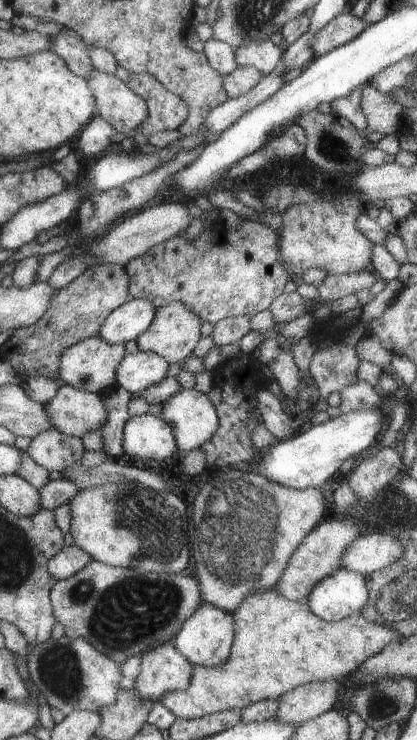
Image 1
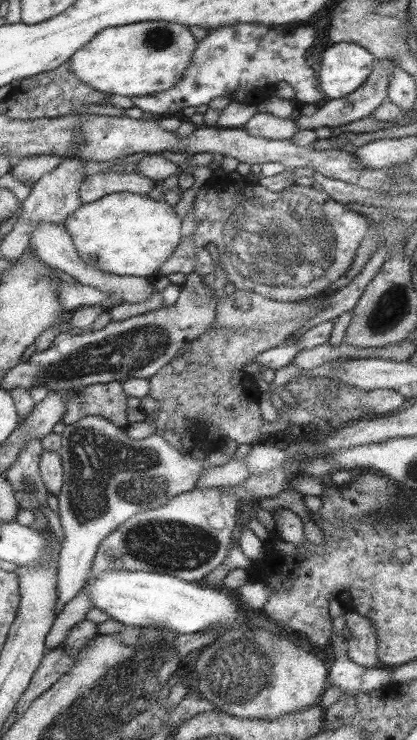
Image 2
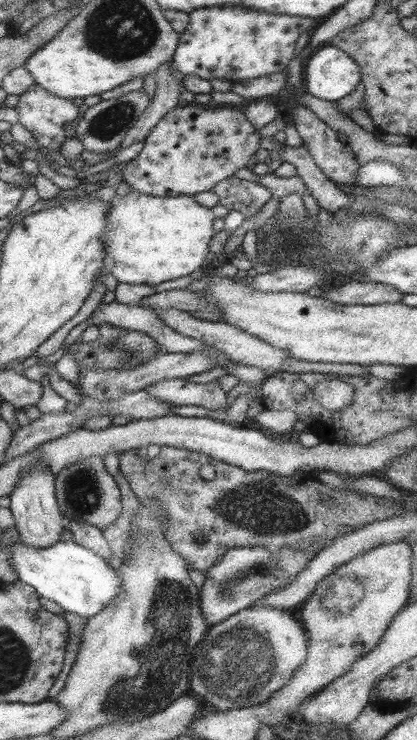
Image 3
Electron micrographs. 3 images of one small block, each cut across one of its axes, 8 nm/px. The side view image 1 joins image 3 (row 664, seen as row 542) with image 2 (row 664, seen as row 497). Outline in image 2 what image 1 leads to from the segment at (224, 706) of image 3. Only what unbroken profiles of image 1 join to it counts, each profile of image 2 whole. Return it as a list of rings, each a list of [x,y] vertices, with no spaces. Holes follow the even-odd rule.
[[[233,630],[208,646],[196,662],[196,688],[222,713],[246,719],[276,718],[319,704],[328,688],[324,662],[282,636]]]

